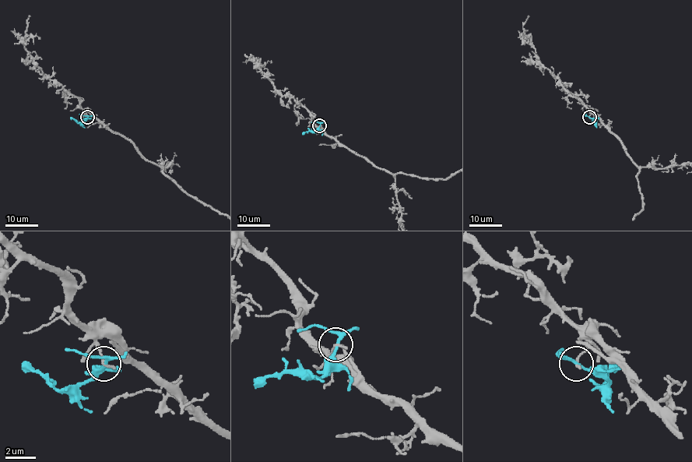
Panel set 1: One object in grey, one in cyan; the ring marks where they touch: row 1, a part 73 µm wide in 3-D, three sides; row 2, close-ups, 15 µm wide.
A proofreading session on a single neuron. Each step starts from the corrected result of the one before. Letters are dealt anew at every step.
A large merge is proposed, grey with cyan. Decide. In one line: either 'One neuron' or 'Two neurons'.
Two neurons

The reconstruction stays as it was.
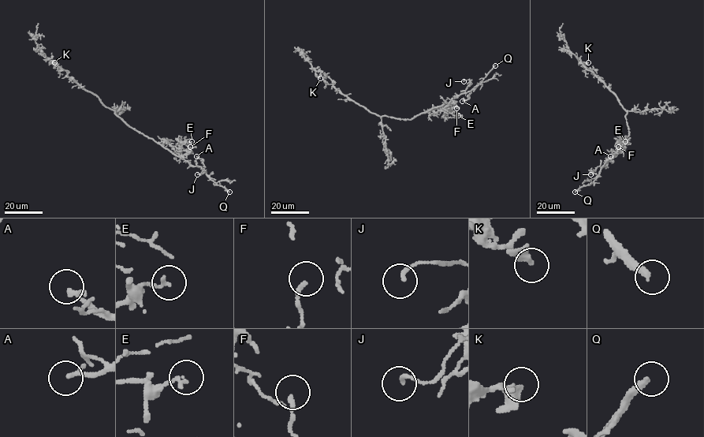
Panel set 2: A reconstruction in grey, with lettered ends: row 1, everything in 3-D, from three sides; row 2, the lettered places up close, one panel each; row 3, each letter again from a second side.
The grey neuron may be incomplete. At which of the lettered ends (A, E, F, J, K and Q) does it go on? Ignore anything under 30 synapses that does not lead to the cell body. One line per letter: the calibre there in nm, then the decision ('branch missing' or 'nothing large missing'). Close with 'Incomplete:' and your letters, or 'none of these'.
A: calibre 130 nm; nothing large missing
E: calibre 150 nm; nothing large missing
F: calibre 120 nm; nothing large missing
J: calibre 150 nm; nothing large missing
K: calibre 300 nm; nothing large missing
Q: calibre 300 nm; branch missing
Incomplete: Q

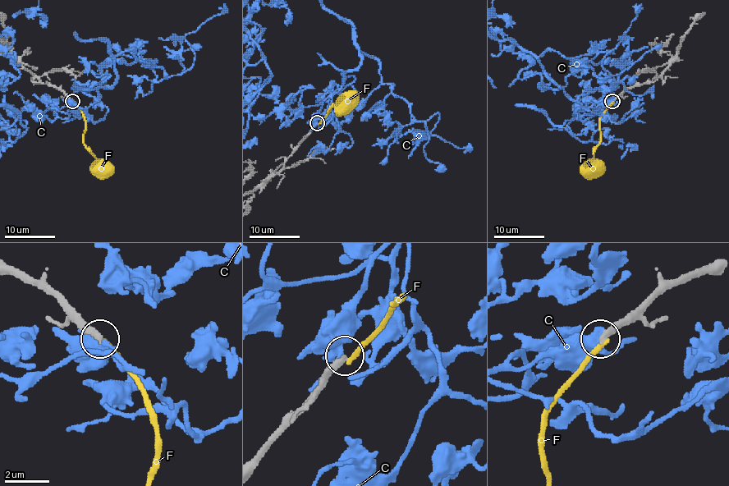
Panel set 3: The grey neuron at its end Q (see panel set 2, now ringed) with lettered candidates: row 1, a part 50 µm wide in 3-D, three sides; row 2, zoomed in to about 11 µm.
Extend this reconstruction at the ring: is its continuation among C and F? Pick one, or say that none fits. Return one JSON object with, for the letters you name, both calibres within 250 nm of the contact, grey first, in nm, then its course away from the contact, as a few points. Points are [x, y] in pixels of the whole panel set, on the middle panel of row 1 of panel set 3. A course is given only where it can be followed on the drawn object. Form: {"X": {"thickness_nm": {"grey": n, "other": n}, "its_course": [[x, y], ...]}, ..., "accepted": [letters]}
{"accepted": []}

